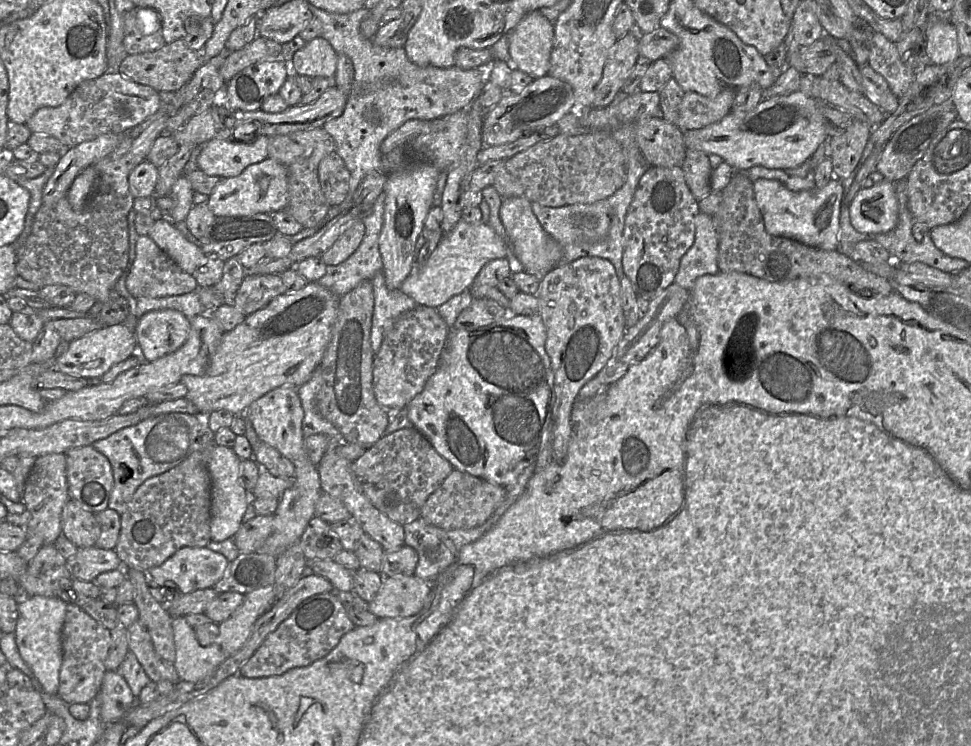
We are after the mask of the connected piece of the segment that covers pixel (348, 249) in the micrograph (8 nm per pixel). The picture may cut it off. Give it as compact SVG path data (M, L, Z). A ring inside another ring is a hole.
M362 219L352 222L332 247L322 254L326 266L335 266L348 259L359 247L365 235Z

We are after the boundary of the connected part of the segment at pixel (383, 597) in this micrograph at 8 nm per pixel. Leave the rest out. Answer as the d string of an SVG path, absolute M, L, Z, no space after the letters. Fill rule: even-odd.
M417 576L384 577L368 610L379 619L406 618L416 615L429 603L432 582Z

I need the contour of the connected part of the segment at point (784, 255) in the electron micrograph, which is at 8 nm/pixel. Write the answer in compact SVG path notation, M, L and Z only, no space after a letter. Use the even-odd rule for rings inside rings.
M735 172L727 185L698 202L699 212L709 215L718 235L719 272L741 272L770 282L789 282L799 278L830 279L848 286L862 296L887 296L895 292L884 278L866 270L837 250L822 250L796 240L769 235L754 198L753 184Z

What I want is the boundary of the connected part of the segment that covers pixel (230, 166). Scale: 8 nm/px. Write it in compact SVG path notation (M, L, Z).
M265 135L248 142L212 139L201 147L198 168L221 179L236 177L248 166L268 158L269 139Z

